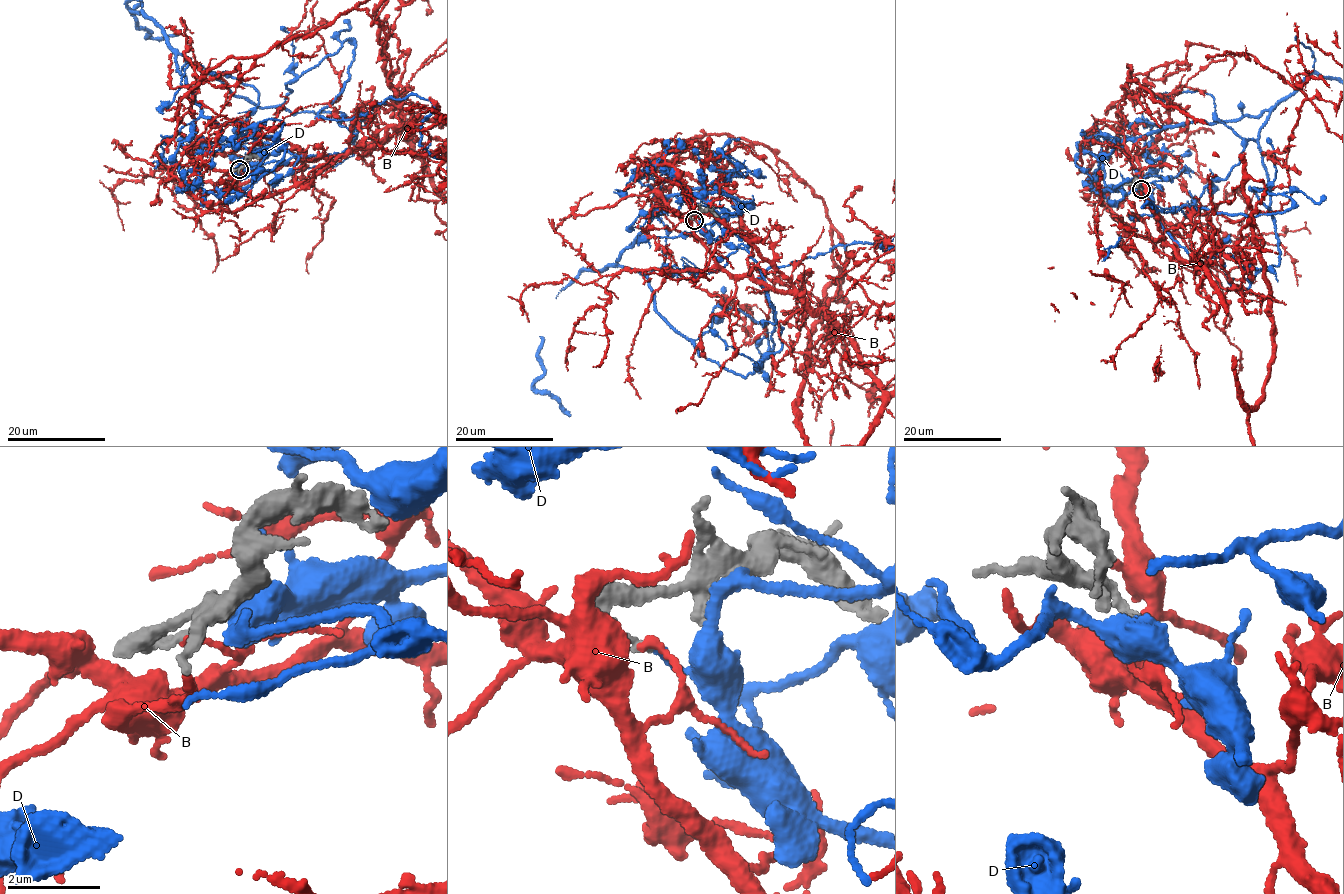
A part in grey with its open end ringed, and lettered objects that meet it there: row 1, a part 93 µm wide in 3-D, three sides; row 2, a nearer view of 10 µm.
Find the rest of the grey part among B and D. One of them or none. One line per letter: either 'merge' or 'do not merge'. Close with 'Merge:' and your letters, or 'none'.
B: do not merge
D: merge
Merge: D

